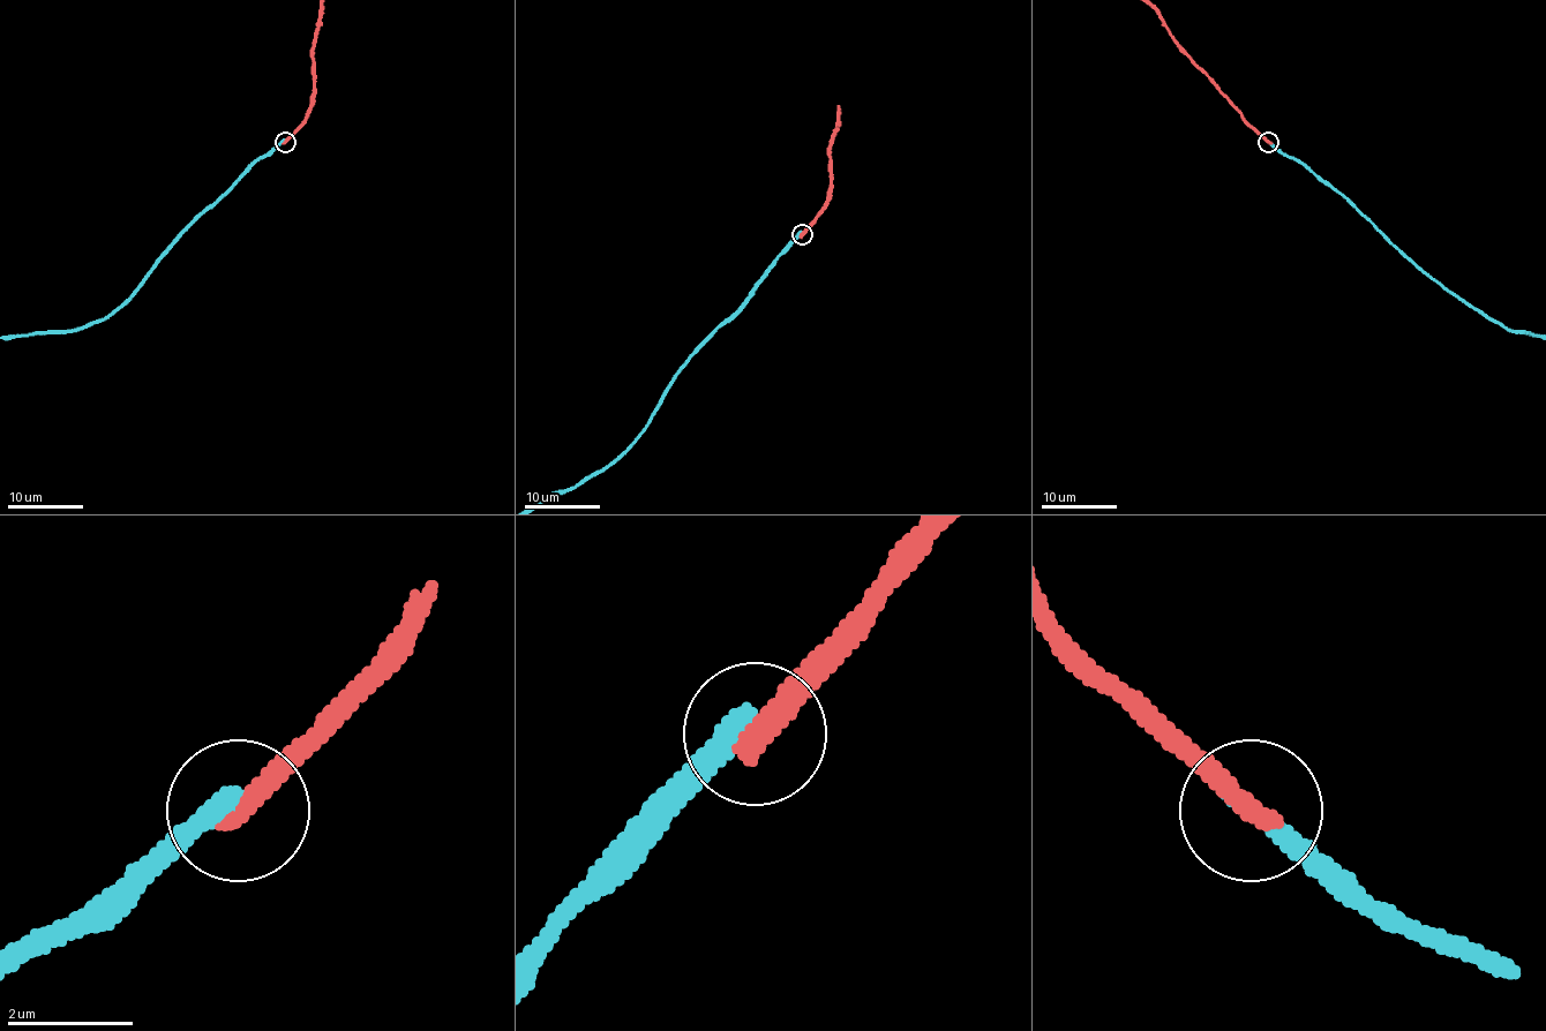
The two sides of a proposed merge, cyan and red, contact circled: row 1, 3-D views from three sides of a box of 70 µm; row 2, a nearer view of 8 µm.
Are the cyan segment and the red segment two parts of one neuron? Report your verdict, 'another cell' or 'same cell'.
another cell

